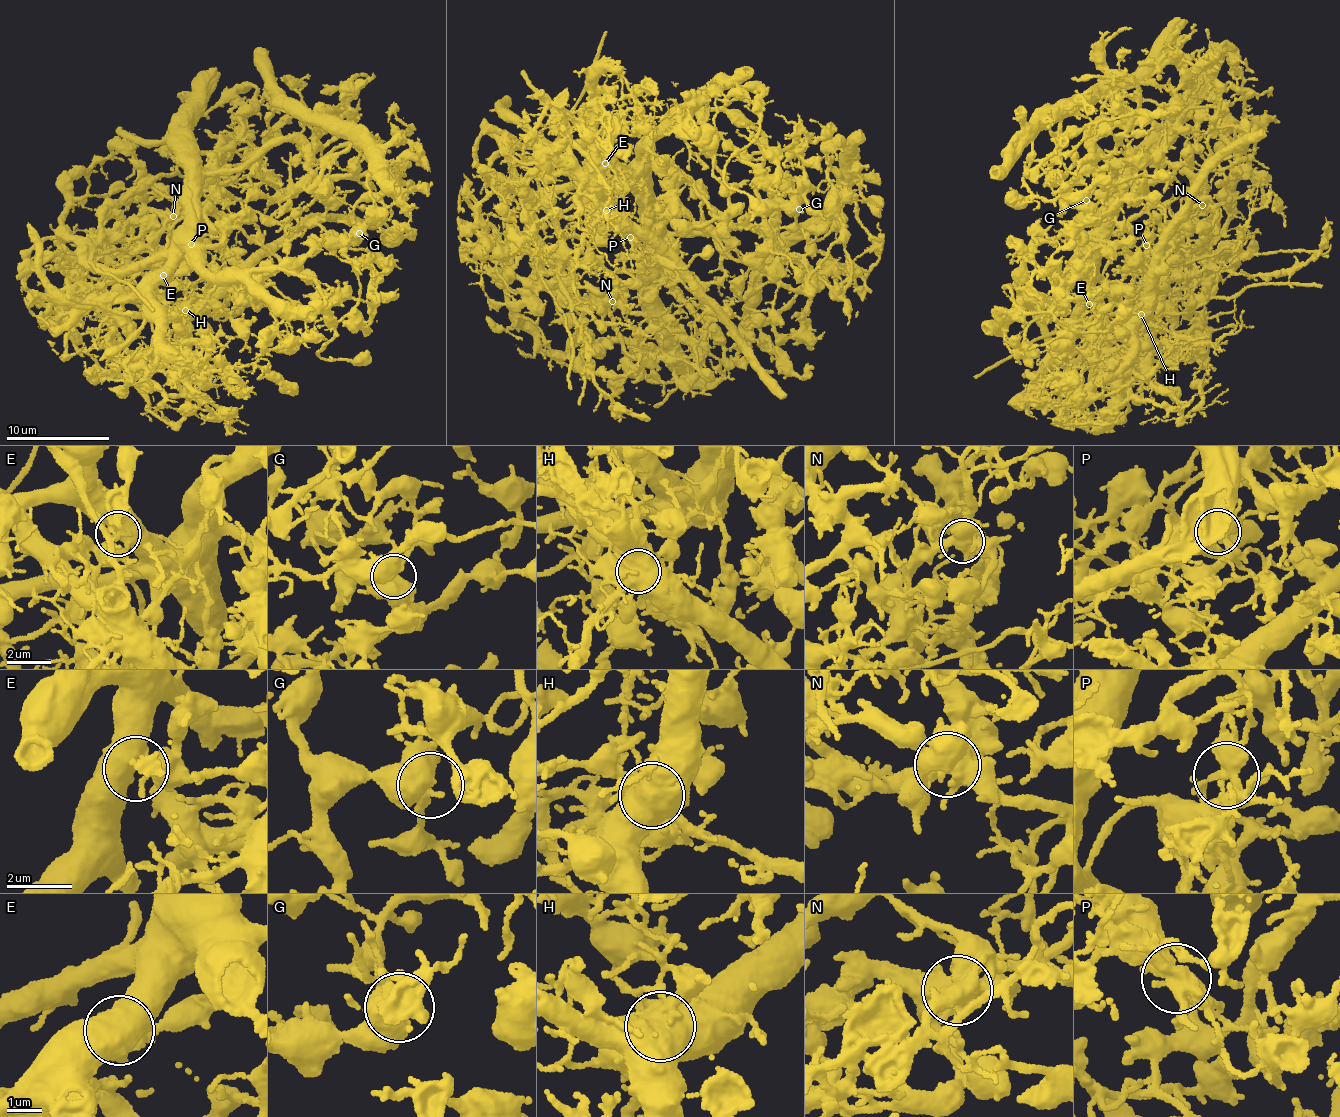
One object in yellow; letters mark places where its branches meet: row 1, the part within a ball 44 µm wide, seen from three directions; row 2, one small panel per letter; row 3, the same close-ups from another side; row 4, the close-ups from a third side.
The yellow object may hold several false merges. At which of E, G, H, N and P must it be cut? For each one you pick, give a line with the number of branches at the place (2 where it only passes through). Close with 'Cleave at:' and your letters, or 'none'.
H: branches 3
N: branches 4
P: branches 3
Cleave at: H, N, P

